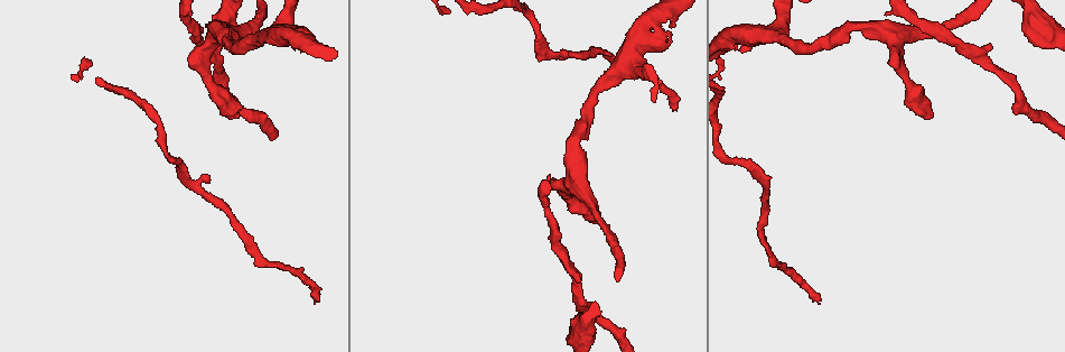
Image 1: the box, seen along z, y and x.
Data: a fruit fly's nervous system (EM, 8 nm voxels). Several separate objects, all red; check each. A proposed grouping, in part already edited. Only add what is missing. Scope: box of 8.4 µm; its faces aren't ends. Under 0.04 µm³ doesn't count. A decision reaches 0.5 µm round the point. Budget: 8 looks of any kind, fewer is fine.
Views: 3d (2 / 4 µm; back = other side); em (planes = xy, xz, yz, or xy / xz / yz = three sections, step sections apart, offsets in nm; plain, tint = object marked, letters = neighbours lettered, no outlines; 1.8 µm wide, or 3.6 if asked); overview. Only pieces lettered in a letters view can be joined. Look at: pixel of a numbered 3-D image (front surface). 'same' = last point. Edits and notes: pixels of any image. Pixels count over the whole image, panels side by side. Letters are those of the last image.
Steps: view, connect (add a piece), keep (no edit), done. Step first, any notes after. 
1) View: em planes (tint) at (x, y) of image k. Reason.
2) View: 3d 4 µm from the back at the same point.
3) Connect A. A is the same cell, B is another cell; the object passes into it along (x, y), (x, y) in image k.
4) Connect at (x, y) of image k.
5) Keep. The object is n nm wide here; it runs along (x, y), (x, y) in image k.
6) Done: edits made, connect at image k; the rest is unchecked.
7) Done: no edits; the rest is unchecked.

View: em planes (plain) at (678, 104) of image 1. Thin end.

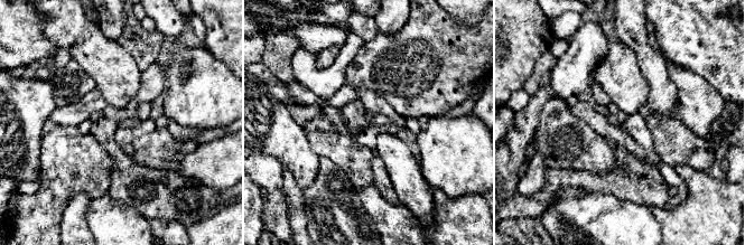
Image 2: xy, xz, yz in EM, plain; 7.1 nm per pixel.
View: em planes (letters) at the same point.

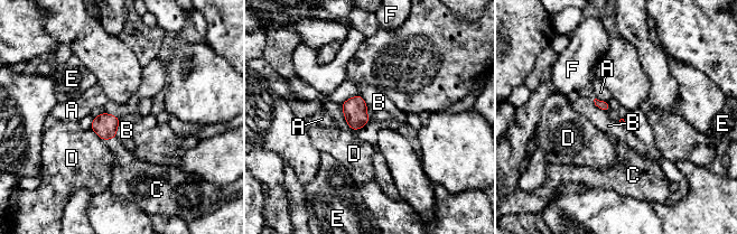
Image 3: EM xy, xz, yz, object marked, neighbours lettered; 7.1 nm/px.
Connect C. C is the same cell, A, B, D, E and F are other cells; the object passes into it along (104, 125), (110, 138), (126, 168) in image 3; it goes on there.

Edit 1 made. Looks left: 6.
View: overview.

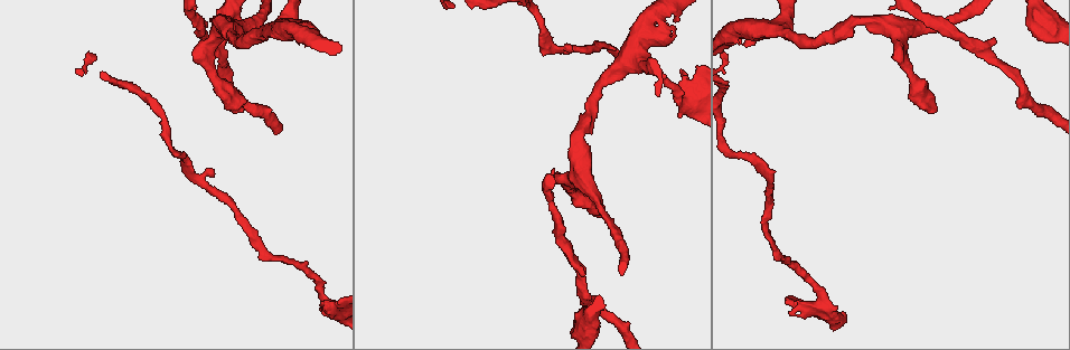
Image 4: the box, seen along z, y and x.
View: 3d 2 µm at (742, 45) of image 4. Thin end.

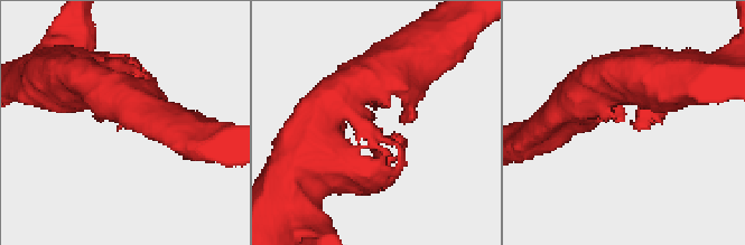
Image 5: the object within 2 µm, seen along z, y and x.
View: em yz step 8 (letters) at (381, 129) of image 5. Need the tissue.

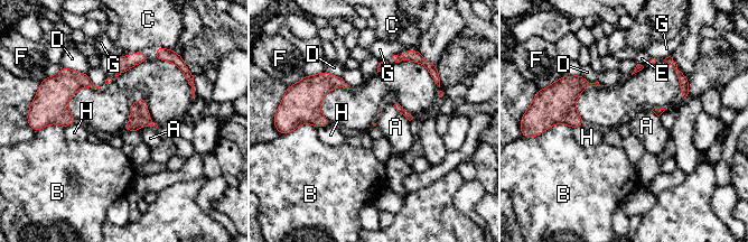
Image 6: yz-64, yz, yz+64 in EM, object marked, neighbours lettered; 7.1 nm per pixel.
View: em planes (letters) at the same point. Cut it another way.

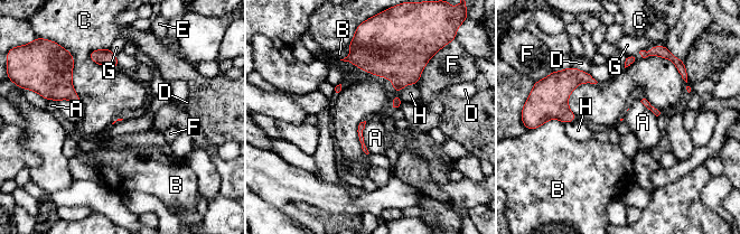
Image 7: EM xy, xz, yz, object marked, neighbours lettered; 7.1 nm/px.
Keep. A, B, C, D, E, F, G and H are other cells; a border runs along (365, 122), (363, 139), (370, 152) in image 7; no lettered piece goes on from it.

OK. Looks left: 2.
View: em planes (tint) at (901, 56) of image 4. Abrupt turn.

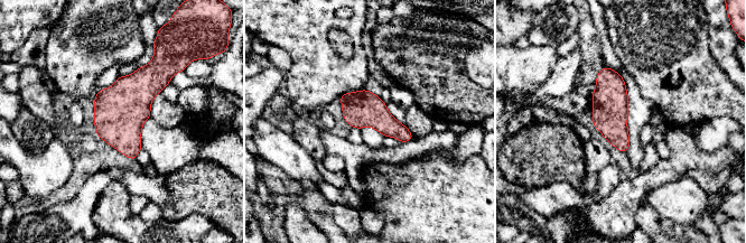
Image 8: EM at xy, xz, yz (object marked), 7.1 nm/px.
View: em planes (letters) at the same point.

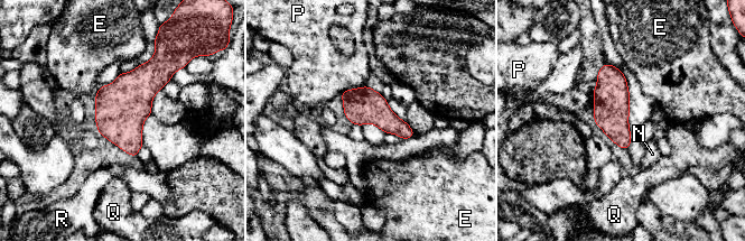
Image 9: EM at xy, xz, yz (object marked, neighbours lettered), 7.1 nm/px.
Keep. E, N, P, Q and R are other cells; a border runs along (365, 85), (346, 89), (341, 93) in image 9; no lettered piece goes on from it.

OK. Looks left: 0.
Done: edits made, connect at image 3; the rest is unchecked.

